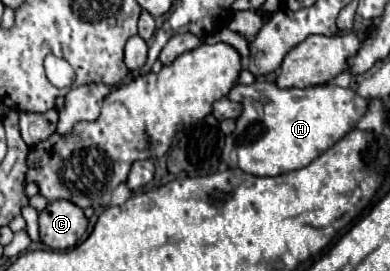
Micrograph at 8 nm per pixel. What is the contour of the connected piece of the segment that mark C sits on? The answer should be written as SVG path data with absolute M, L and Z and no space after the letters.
M49 201L39 213L39 237L55 249L71 249L87 231L87 217L71 201Z

